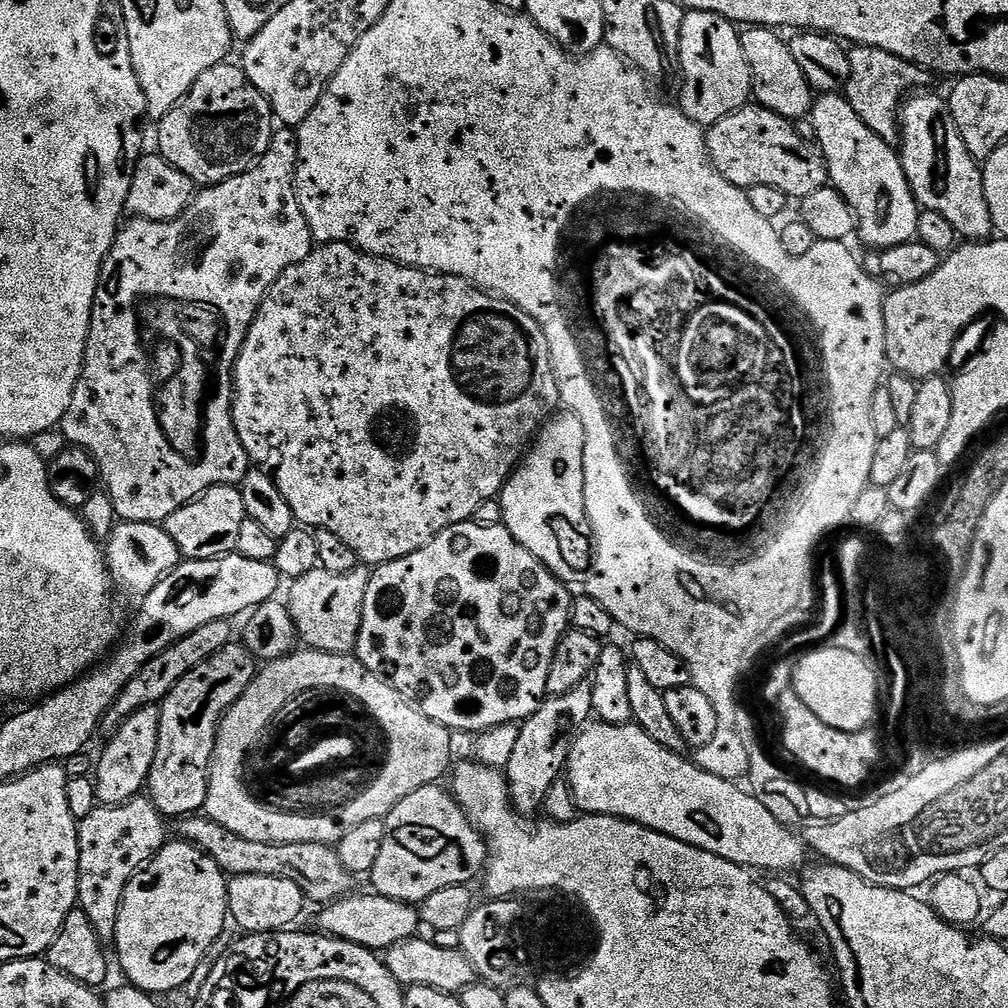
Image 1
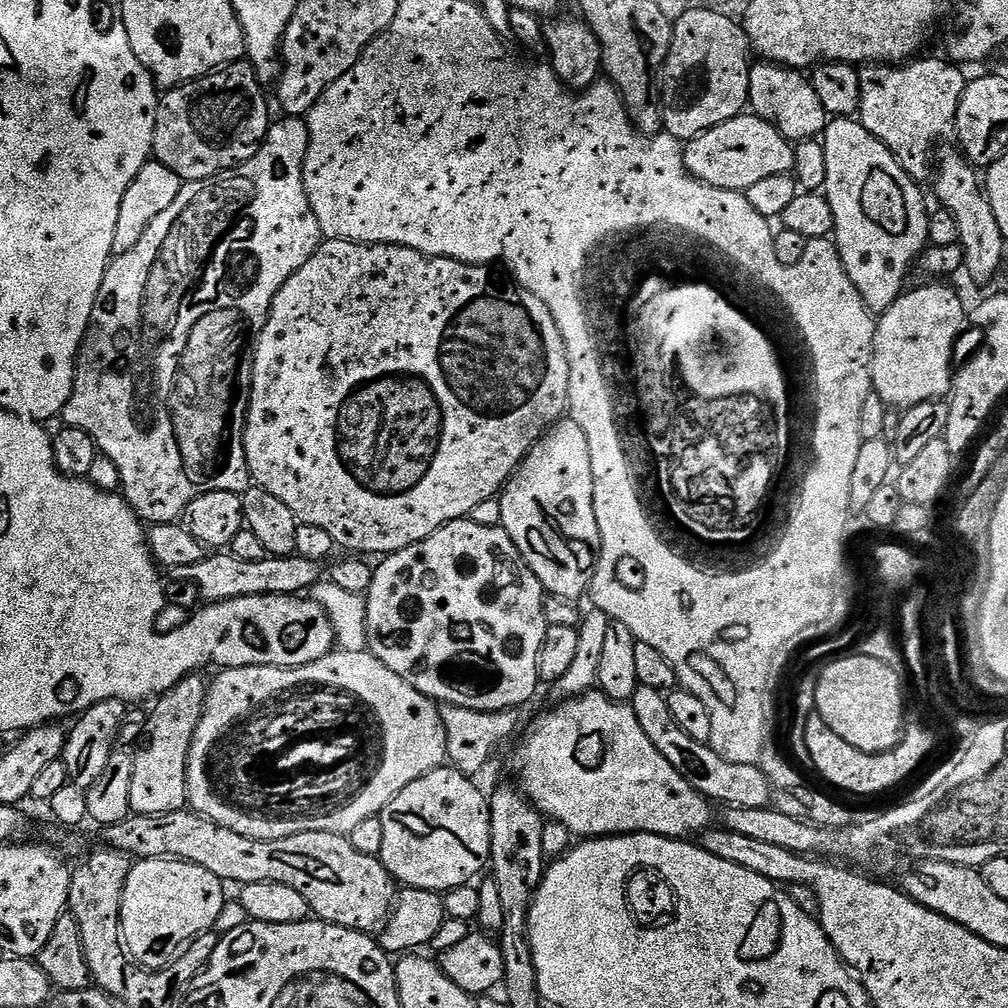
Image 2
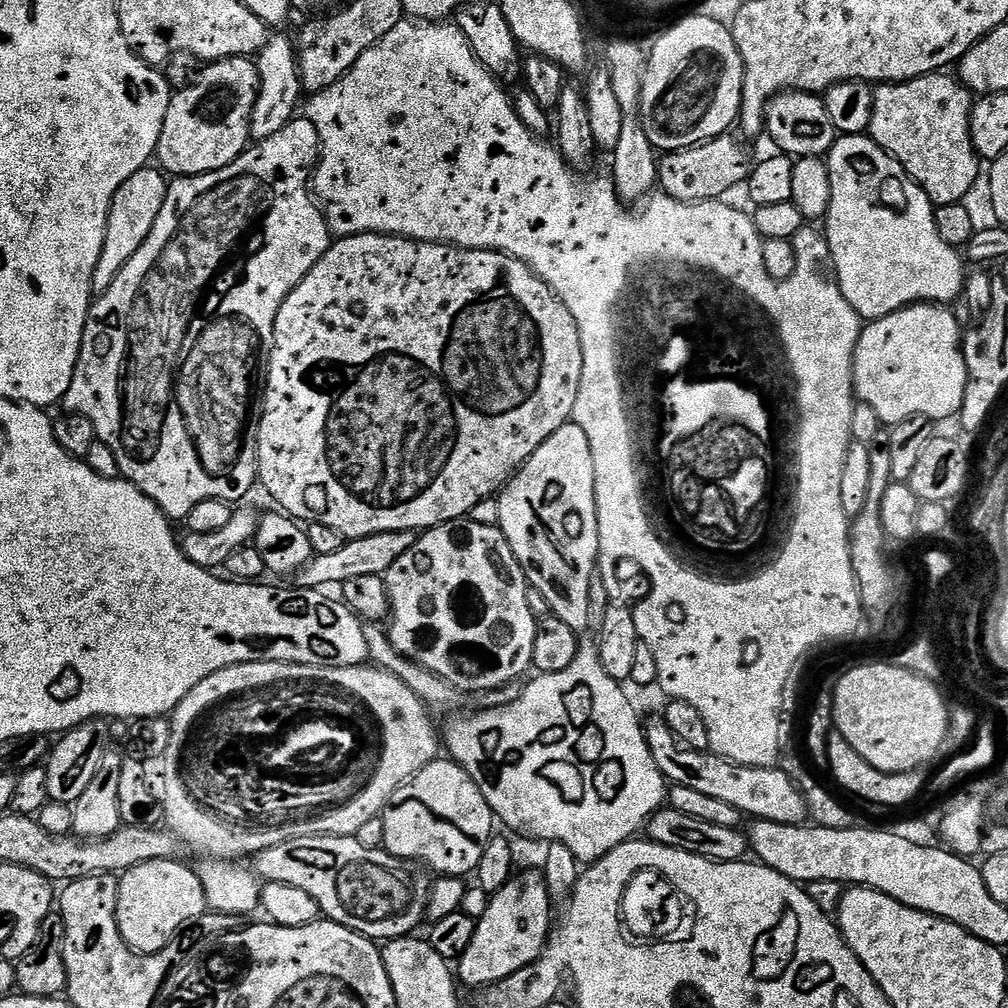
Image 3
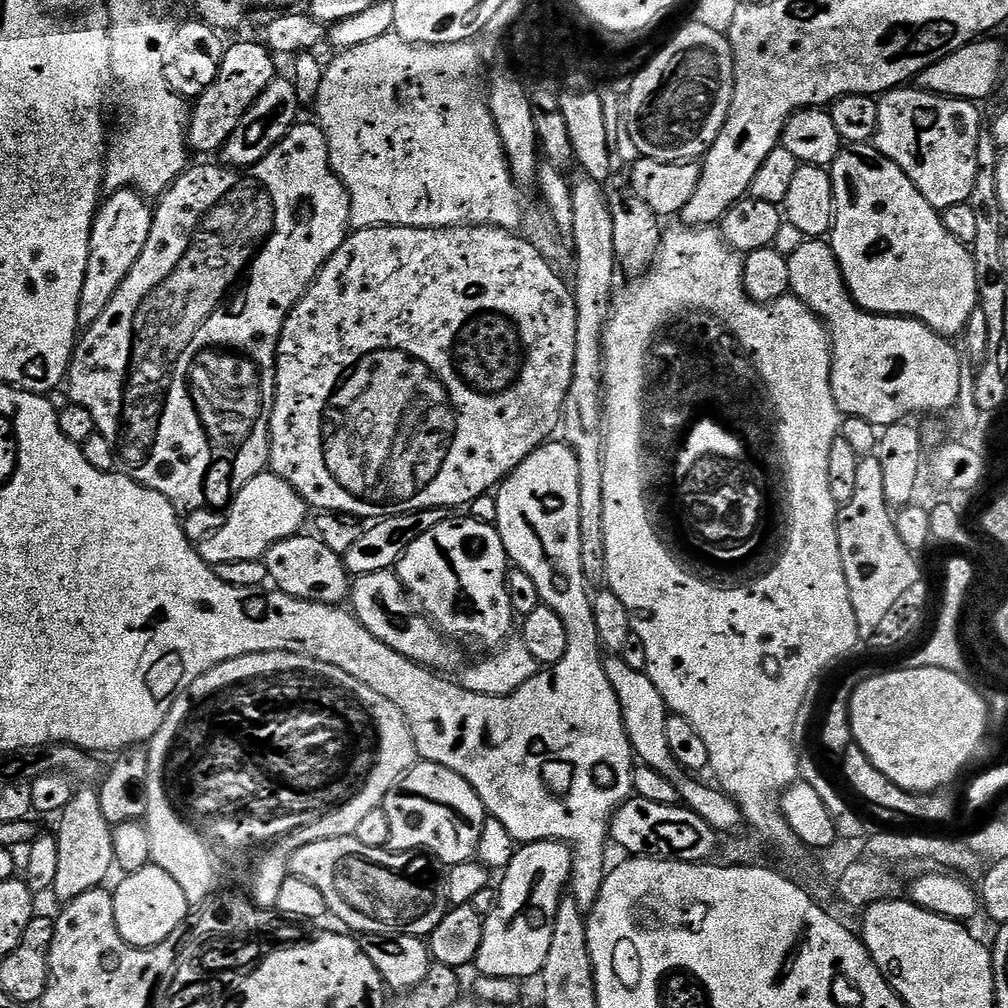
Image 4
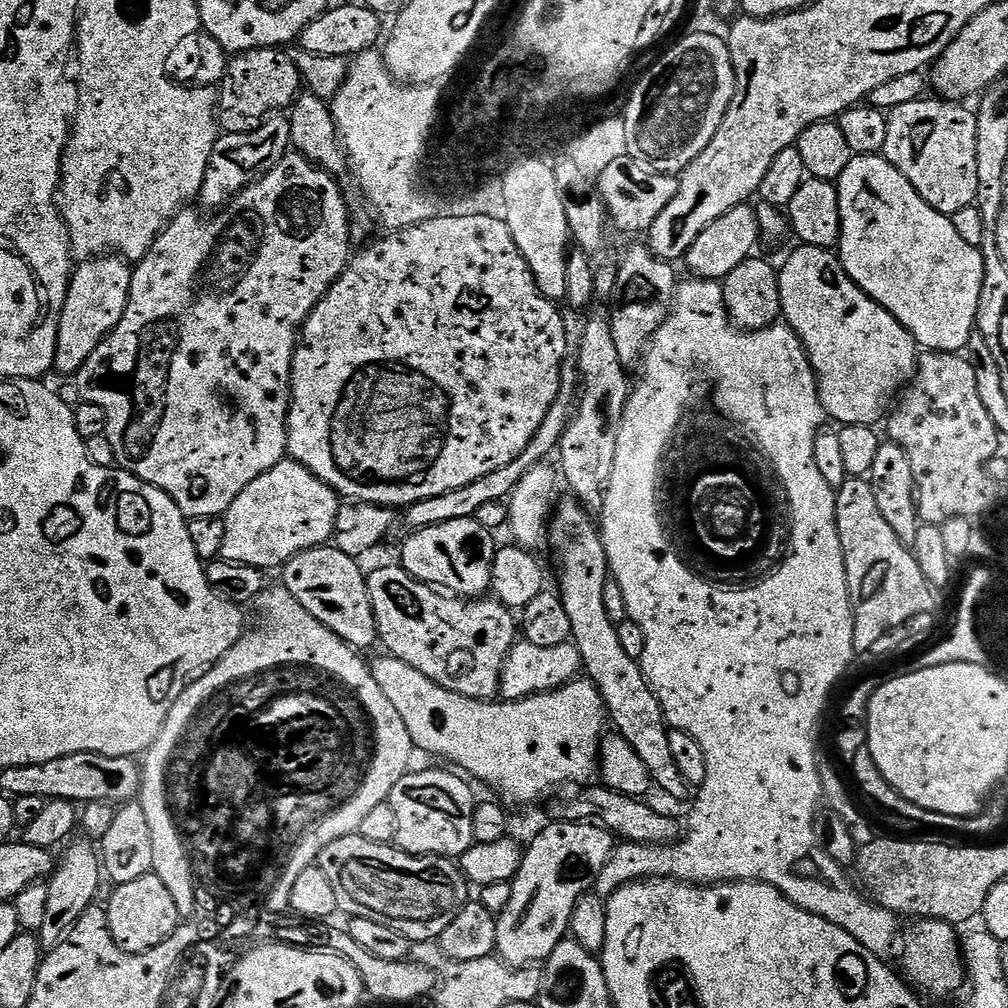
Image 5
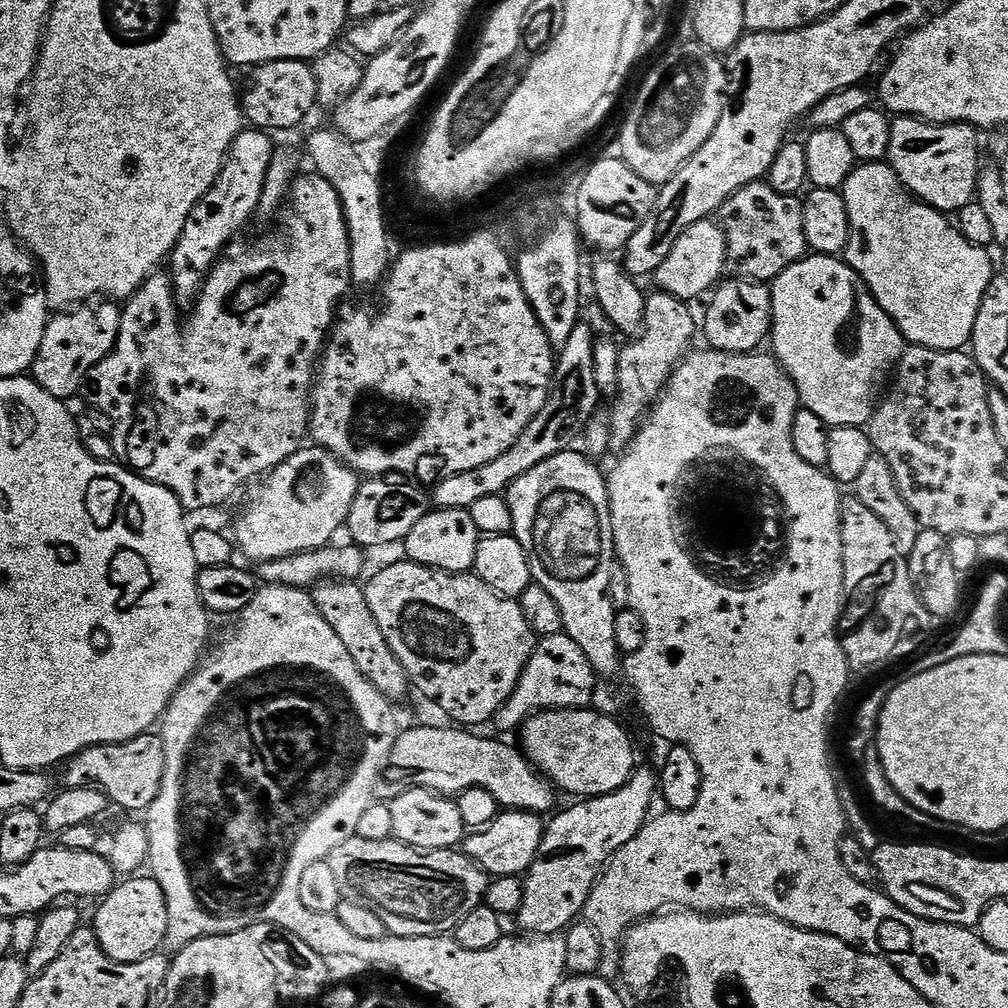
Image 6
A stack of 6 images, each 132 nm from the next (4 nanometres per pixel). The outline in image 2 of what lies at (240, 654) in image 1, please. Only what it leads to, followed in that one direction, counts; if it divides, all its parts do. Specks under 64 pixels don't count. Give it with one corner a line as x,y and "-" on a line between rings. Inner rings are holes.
193,674
182,678
170,691
164,693
151,705
152,717
148,720
148,745
144,752
135,753
132,765
134,774
130,774
130,809
135,815
170,814
179,812
188,804
188,758
191,754
191,740
198,728
199,720
204,717
204,703
207,700
209,681
203,675

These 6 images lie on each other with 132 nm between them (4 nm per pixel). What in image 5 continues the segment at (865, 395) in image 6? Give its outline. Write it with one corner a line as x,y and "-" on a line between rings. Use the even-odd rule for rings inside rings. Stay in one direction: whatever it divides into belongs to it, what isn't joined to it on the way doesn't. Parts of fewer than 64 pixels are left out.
807,246
797,249
778,268
780,311
808,352
824,411
840,426
879,425
902,386
912,379
918,345
877,300
869,298
846,274
835,251

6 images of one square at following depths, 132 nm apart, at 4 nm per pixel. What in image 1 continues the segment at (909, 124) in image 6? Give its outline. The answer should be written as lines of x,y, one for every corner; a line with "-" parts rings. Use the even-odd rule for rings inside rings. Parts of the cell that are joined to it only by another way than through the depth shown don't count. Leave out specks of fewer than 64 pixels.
856,46
849,51
850,76
843,90
850,106
858,113
858,118
878,134
887,144
895,145
900,139
900,109
902,101
913,90
925,87
926,73
923,68
898,58
881,48

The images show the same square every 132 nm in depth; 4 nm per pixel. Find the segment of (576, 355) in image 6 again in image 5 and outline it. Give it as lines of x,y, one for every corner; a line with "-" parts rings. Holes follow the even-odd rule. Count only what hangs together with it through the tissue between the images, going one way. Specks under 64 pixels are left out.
565,359
560,371
560,392
556,396
554,406
550,406
542,426
538,426
538,434
534,434
534,438
530,438
530,446
526,446
526,450
522,450
522,454
518,454
518,458
514,458
514,462
506,462
506,466
502,466
502,470
494,470
494,474
485,474
483,478
477,478
475,482
470,482
470,486
450,490
450,494
438,494
438,498
426,498
422,502
414,502
410,507
403,509
398,520
398,528
401,528
404,534
411,534
423,528
438,526
442,522
471,520
476,517
478,510
486,502
507,501
518,486
518,482
522,482
524,475
531,468
545,463
549,459
547,456
551,452
553,455
559,449
562,434
566,434
566,426
570,426
572,421
580,385
580,370
576,367
575,359

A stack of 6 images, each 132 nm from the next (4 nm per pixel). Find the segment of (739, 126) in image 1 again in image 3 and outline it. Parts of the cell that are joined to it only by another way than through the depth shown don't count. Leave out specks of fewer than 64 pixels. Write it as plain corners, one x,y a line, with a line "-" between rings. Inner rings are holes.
717,136
694,148
681,148
678,152
661,155
658,160
658,184
671,199
694,204
697,201
720,200
731,188
745,183
750,171
748,152
732,137

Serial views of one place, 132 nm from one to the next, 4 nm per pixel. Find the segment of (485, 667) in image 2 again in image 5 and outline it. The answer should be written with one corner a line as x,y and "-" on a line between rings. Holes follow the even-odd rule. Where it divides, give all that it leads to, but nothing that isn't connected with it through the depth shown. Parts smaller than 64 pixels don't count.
475,518
471,520
455,520
454,522
442,522
438,526
423,528
411,533
401,550
402,567
416,580
423,584
431,584
445,593
461,598
480,598
492,587
491,567
494,566
494,558
498,549
493,529
482,526

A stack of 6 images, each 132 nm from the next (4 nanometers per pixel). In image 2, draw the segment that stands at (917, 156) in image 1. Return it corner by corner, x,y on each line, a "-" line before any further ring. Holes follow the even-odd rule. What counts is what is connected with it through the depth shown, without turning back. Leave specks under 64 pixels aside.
959,151
939,153
934,164
934,180
936,176
936,196
940,199
939,207
945,212
954,214
954,222
958,222
960,246
964,251
963,271
976,284
988,284
996,276
1000,263
1004,260
1004,244
1006,238
998,226
998,218
994,218
994,210
990,206
982,180
977,169
973,168

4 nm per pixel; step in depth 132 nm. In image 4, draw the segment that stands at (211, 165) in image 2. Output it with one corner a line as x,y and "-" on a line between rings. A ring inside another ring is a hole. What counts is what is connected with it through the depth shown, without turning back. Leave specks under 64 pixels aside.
244,40
241,44
229,43
224,49
221,68
209,88
197,96
190,108
188,122
188,146
193,153
219,153
224,143
238,130
238,122
250,110
250,106
264,93
266,86
277,79
277,61
273,53
264,47
263,43

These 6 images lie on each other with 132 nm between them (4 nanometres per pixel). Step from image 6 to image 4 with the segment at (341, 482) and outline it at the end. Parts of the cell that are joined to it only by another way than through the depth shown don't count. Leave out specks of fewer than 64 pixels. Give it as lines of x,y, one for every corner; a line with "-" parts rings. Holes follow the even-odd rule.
271,470
259,472
250,483
242,486
240,493
232,500
230,507
227,509
222,530
218,530
218,534
206,538
206,542
198,545
200,557
213,566
221,564
222,562
259,560
278,542
297,535
297,533
303,529
300,527
303,526
304,519
307,518
308,512
310,513
310,505
292,488
289,480
275,476

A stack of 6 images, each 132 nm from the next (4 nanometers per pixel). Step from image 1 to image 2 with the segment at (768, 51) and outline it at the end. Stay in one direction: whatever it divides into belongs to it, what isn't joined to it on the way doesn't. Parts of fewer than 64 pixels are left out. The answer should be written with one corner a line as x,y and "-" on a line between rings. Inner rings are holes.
756,62
749,67
748,77
748,103
751,111
770,122
770,126
774,126
778,134
782,134
790,142
823,137
830,117
818,94
814,94
811,79
803,71
786,68
782,64

